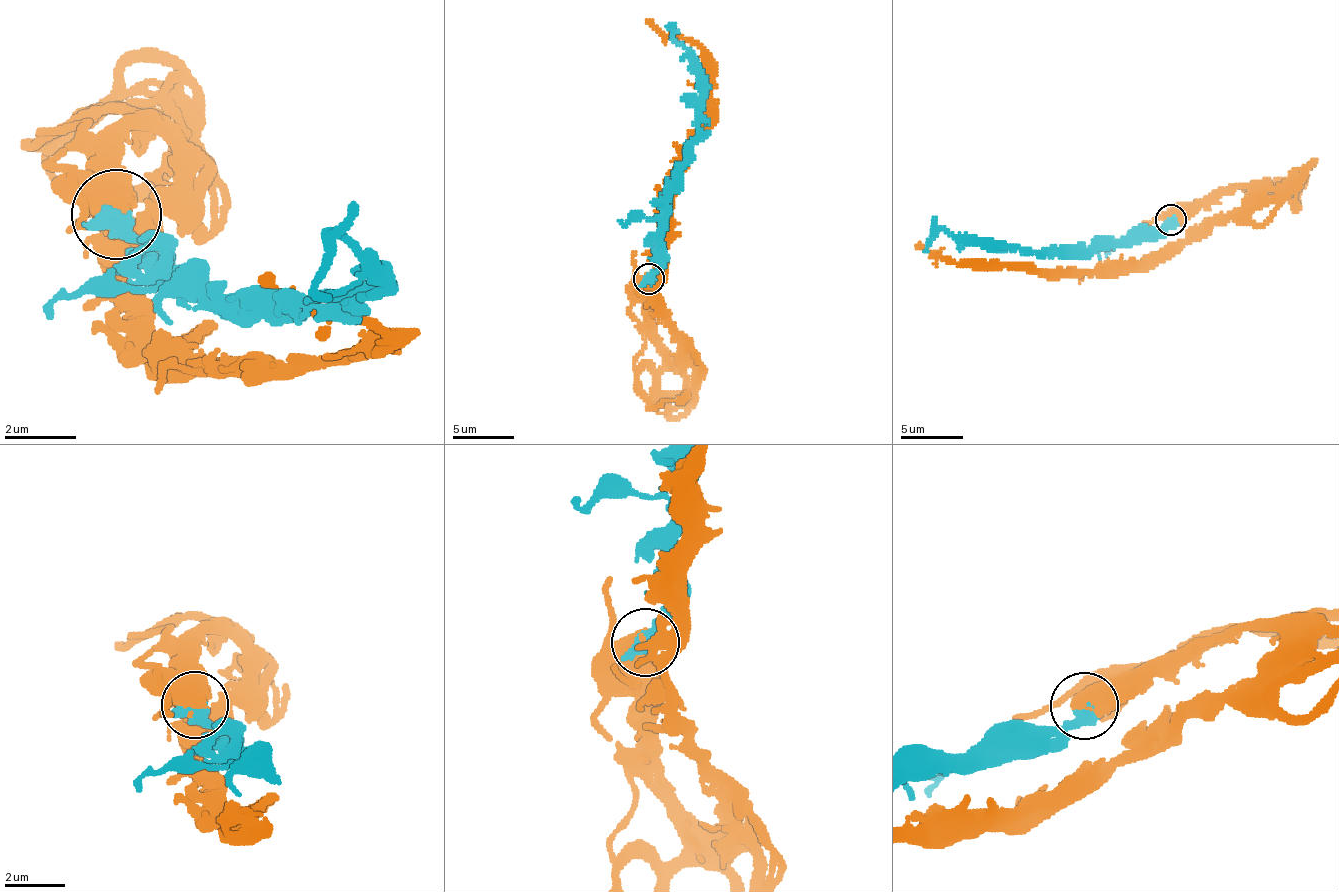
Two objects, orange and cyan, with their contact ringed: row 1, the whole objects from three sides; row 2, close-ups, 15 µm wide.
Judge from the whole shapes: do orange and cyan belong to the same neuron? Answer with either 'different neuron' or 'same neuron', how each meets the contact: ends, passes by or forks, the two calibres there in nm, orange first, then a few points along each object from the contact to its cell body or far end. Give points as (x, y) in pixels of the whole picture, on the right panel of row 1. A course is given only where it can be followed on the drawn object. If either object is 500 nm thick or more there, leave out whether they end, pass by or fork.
same neuron; calibres 800 and 600 nm; course orange (1172, 218), (1236, 187), (1252, 193), (1157, 255), (1093, 270), (965, 266), (916, 245); course cyan (1172, 218), (1087, 249), (1038, 251), (941, 229), (925, 251)

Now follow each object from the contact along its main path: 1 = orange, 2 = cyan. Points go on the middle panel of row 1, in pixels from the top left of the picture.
1: (649, 280), (649, 320), (677, 354), (657, 292), (679, 155), (708, 106), (708, 57), (646, 20)
2: (649, 280), (657, 267), (660, 199), (696, 134), (701, 94), (697, 57), (676, 39), (668, 26), (675, 23)

